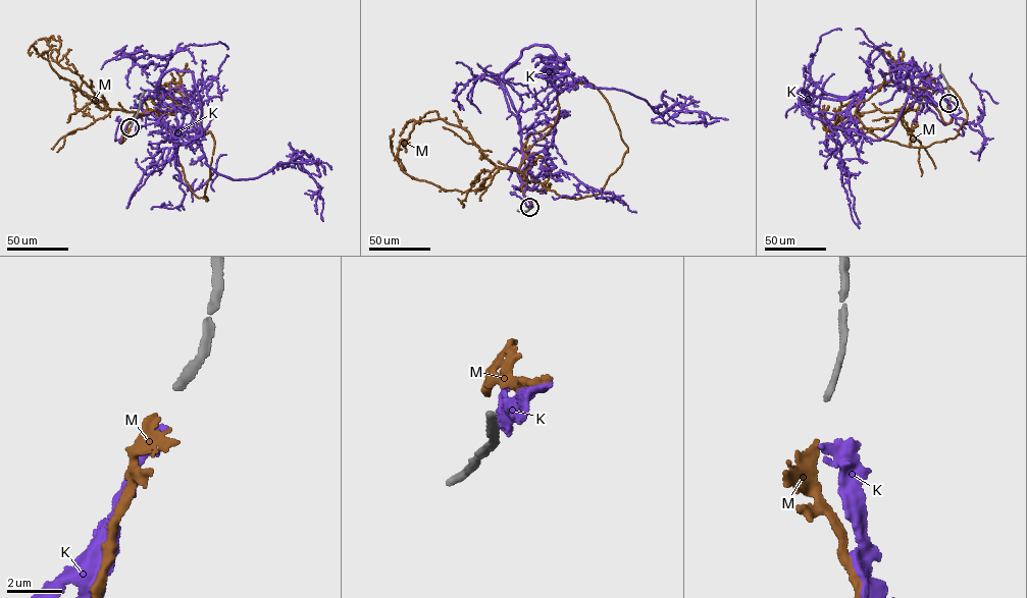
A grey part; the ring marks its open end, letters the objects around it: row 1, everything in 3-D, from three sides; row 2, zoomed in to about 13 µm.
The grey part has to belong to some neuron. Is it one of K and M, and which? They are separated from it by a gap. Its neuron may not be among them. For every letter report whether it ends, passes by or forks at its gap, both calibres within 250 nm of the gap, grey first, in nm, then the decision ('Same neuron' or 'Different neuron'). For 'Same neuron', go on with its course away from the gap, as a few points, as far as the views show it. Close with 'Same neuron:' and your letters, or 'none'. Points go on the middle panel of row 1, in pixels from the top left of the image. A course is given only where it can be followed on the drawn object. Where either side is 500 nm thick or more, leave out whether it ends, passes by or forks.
K: Thickness 280 nm (grey) against 500 nm. Different neuron
M: It ends there. Thickness 280 nm (grey) against 320 nm. Same neuron. Its course: (529, 207), (524, 176), (579, 198), (598, 194), (621, 164), (627, 147), (595, 87)
Same neuron: M

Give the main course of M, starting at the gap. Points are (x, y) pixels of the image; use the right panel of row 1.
M: (948, 105), (947, 123), (917, 101), (926, 87), (953, 90), (967, 114), (952, 139), (917, 147), (869, 131)

